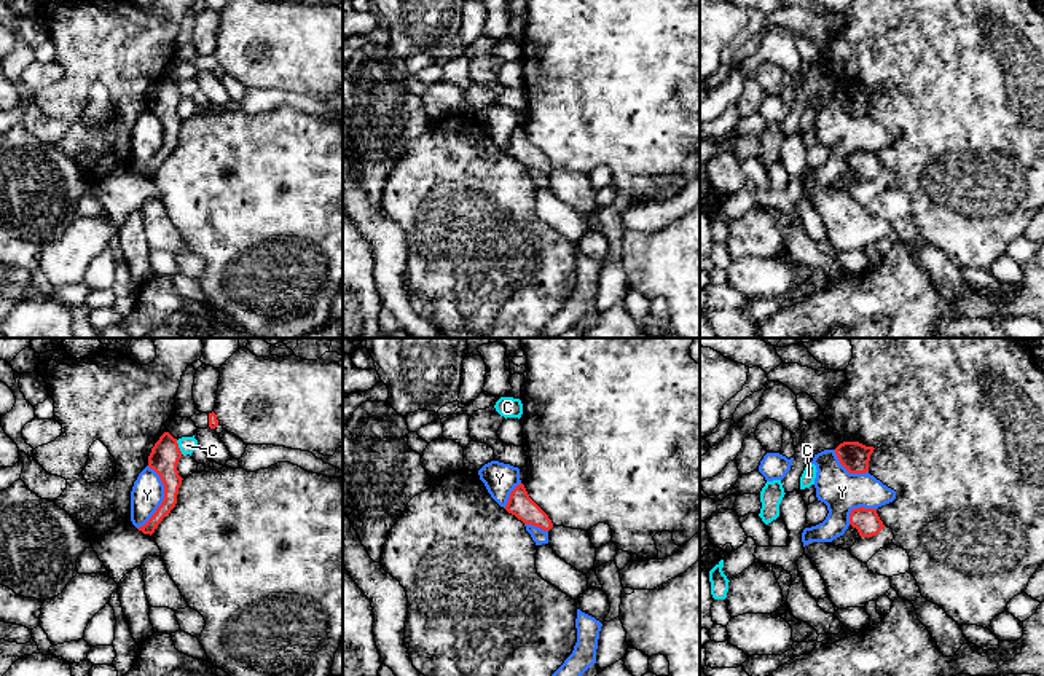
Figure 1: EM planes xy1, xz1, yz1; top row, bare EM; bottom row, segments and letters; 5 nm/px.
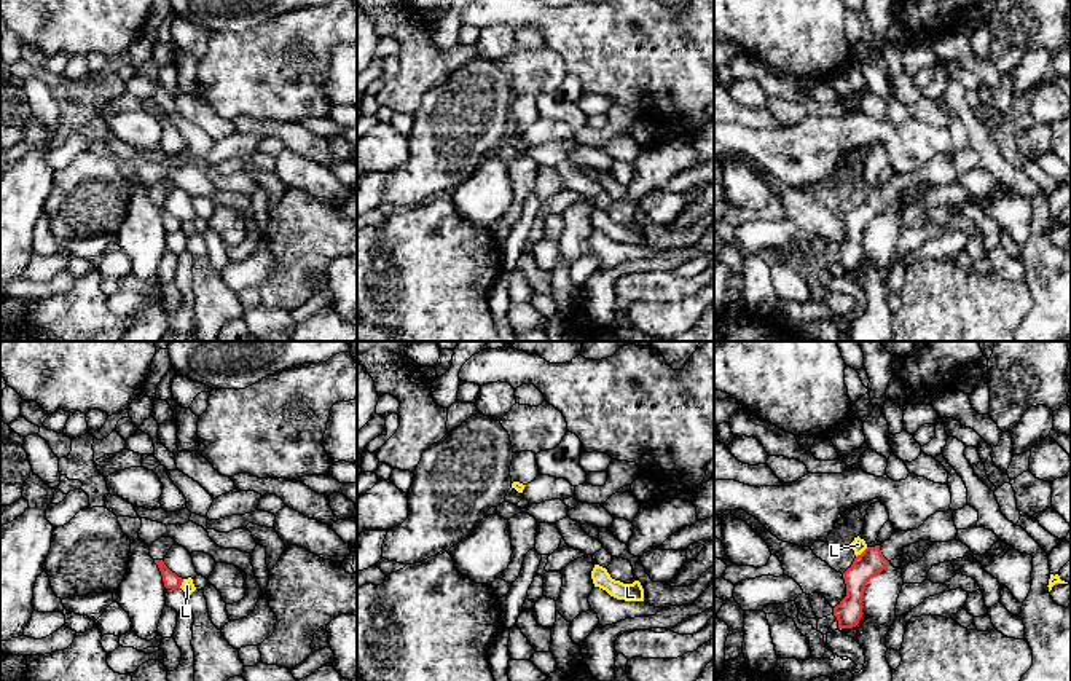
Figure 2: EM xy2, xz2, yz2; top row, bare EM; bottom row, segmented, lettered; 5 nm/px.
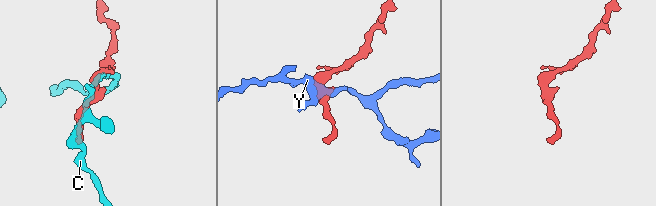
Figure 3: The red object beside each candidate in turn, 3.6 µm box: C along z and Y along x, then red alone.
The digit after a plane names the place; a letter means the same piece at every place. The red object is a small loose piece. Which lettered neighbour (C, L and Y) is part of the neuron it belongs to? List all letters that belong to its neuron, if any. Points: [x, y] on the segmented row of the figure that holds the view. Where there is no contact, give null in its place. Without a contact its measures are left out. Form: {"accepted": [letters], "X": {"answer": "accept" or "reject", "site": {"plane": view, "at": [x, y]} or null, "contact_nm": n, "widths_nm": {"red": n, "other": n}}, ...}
{"accepted": [], "C": {"answer": "reject", "site": {"plane": "xy1", "at": [177, 447]}, "contact_nm": 80, "widths_nm": {"red": 150, "other": 90}}, "L": {"answer": "reject", "site": {"plane": "yz2", "at": [863, 552]}, "contact_nm": 80, "widths_nm": {"red": 140, "other": 70}}, "Y": {"answer": "reject", "site": {"plane": "xy1", "at": [164, 498]}, "contact_nm": 320, "widths_nm": {"red": 150, "other": 160}}}

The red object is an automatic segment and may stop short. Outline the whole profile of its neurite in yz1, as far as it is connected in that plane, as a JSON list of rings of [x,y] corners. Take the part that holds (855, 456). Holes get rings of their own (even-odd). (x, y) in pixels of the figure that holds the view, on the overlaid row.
[[[843,442],[835,448],[835,454],[850,474],[865,474],[869,472],[869,461],[873,450],[873,446],[865,446],[859,442]]]

